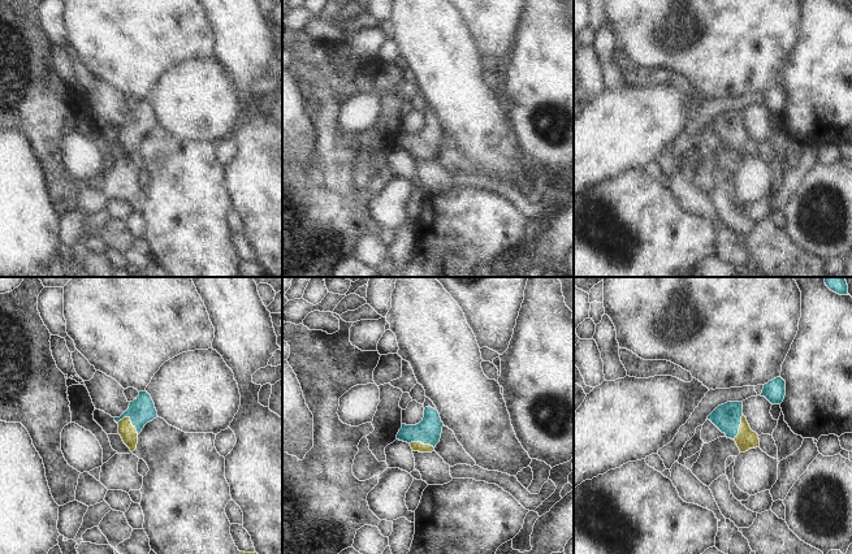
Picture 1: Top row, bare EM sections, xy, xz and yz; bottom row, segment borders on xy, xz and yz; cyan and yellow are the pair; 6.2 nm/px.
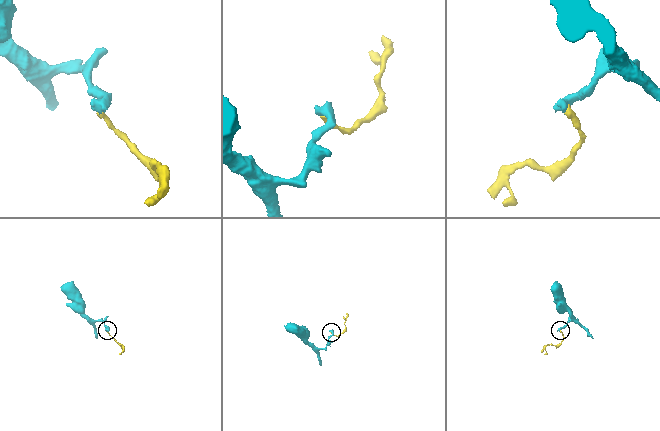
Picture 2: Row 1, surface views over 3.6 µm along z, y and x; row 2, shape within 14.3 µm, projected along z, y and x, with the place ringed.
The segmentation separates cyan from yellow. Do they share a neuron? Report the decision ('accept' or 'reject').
accept

